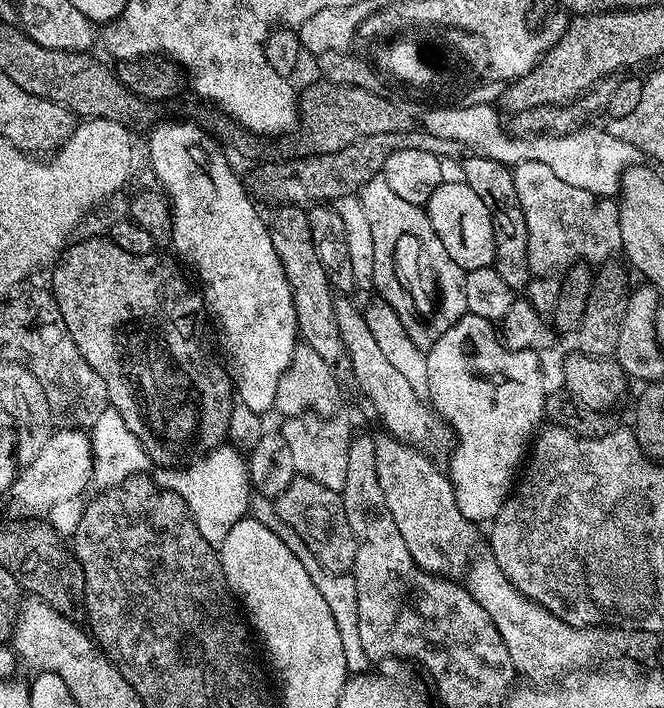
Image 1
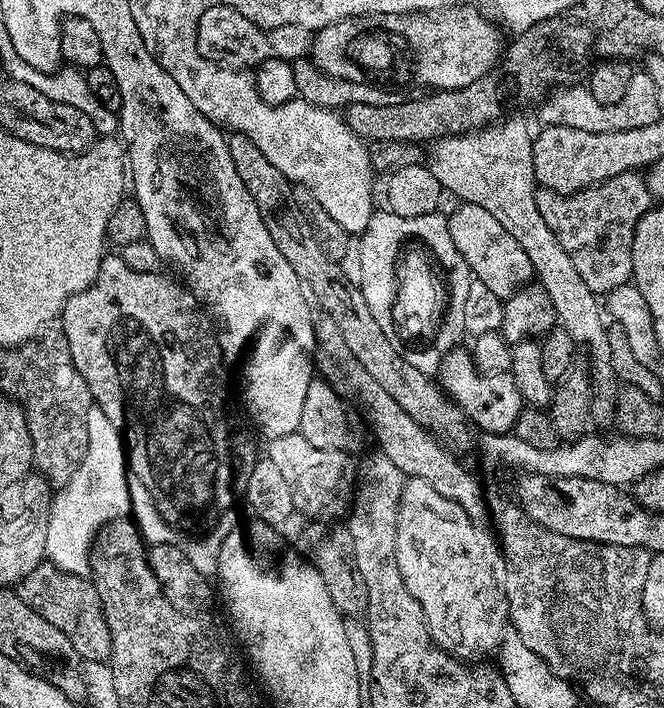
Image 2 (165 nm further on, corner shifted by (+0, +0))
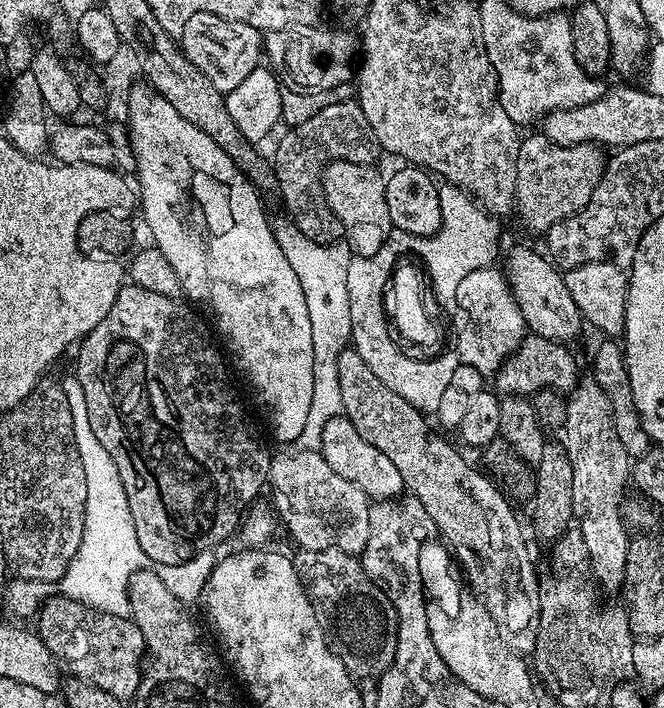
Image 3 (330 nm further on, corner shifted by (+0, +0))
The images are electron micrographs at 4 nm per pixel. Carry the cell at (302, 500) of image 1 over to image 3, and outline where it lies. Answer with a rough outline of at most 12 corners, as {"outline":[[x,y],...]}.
{"outline":[[300,548],[292,565],[357,681],[392,665],[396,630],[359,559]]}

